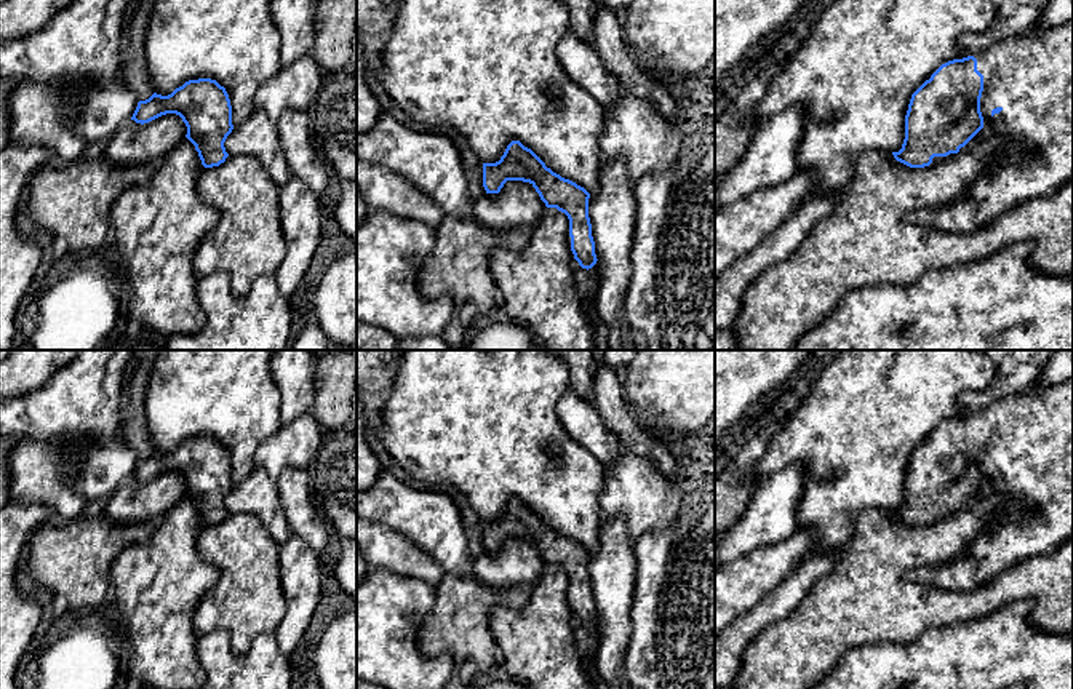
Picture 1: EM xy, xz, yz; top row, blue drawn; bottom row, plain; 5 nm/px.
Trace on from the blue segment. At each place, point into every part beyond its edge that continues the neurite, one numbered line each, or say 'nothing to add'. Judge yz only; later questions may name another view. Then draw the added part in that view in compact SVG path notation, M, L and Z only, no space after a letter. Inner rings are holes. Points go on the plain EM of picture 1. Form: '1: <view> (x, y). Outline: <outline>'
1: yz (1030, 434). Outline: M1073 377L1043 390L1031 387L972 412L983 433L983 486L958 512L990 494L1009 497L1020 518L983 529L956 560L908 574L923 585L966 591L988 583L1007 568L1054 552L1073 536Z

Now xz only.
1: xz (538, 646). Outline: M545 564L525 607L489 609L501 662L528 689L593 689L576 643L579 625L571 609L569 577L556 566Z

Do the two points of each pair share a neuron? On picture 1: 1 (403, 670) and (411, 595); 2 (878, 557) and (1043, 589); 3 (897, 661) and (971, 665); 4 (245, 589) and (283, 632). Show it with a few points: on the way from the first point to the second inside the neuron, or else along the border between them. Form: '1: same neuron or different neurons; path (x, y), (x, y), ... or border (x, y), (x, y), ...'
1: same neuron; path (397, 651), (397, 614)
2: same neuron; path (915, 600), (918, 603), (977, 603), (1000, 590)
3: same neuron; path (915, 661), (953, 661)
4: different neurons; border (282, 587), (282, 622), (250, 648)

